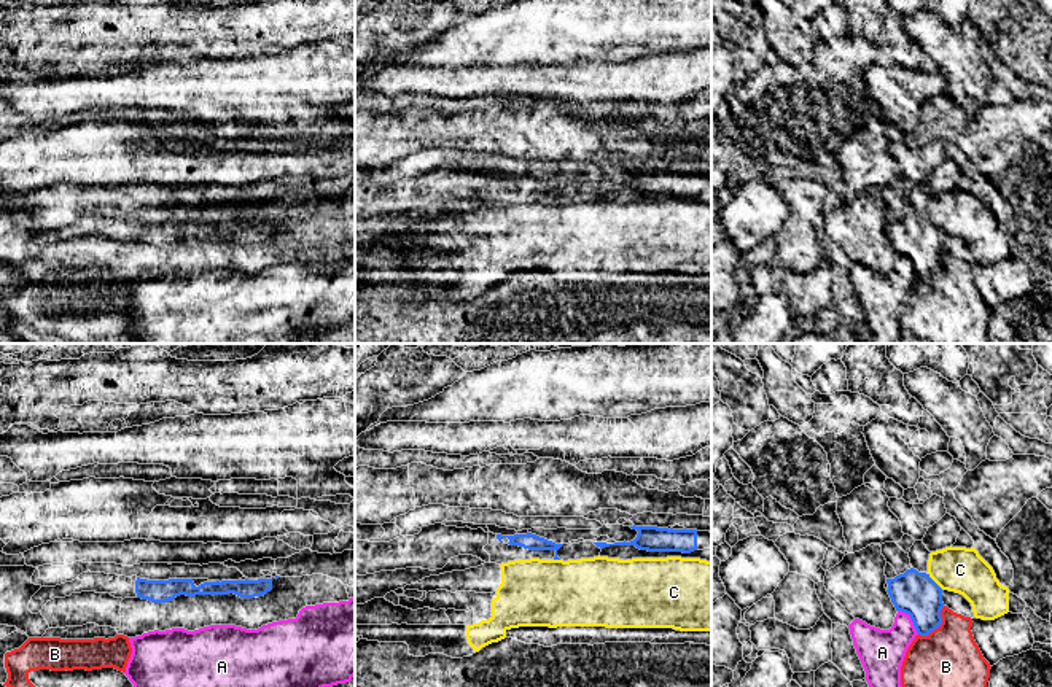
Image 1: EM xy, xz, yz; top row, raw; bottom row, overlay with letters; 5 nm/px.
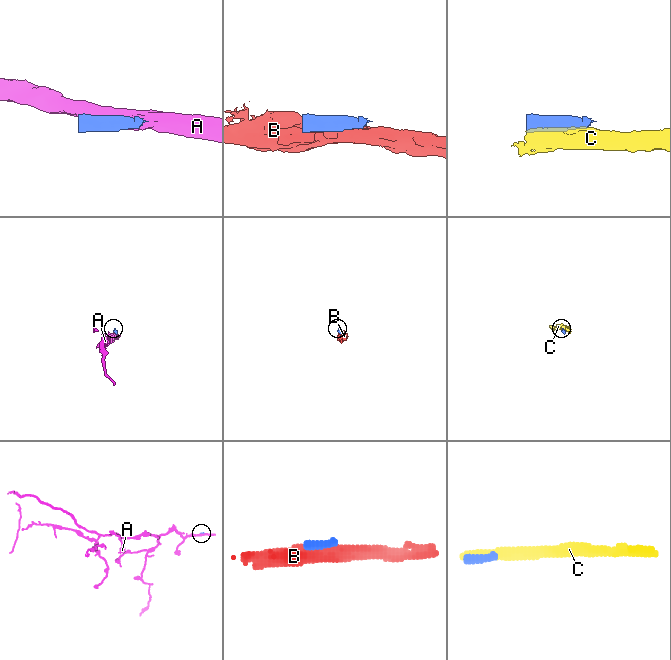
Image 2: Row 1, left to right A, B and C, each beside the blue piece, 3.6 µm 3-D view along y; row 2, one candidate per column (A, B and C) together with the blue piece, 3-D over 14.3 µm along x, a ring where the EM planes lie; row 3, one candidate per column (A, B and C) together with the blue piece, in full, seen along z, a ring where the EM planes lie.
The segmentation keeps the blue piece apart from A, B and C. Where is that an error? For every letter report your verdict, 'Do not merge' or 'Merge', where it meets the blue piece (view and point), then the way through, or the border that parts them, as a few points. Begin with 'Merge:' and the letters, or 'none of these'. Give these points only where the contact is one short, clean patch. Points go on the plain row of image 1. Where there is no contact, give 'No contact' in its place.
Merge: none of these
A: Do not merge. Touches blue at yz (911, 261)
B: Do not merge. Touches blue at yz (939, 269)
C: Do not merge. Touches blue at yz (935, 226)

